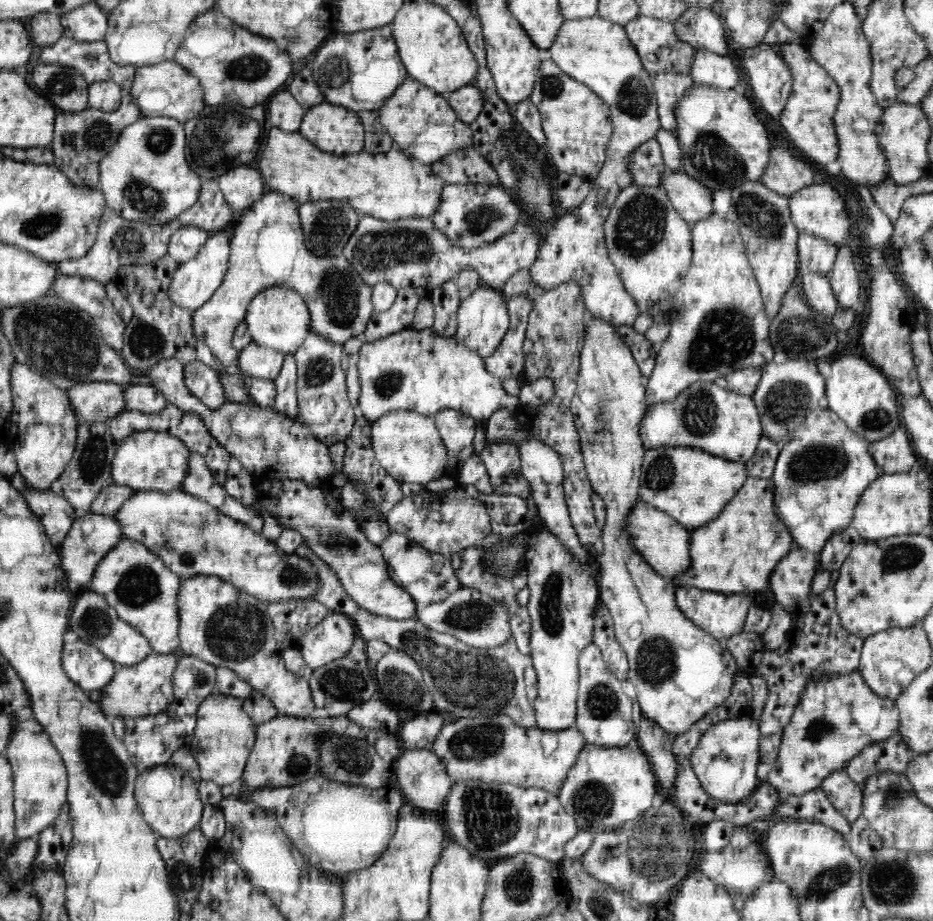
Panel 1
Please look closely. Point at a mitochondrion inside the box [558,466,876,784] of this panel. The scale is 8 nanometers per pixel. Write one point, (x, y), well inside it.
(656, 665)

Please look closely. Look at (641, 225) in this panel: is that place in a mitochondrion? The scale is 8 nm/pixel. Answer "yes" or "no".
yes

